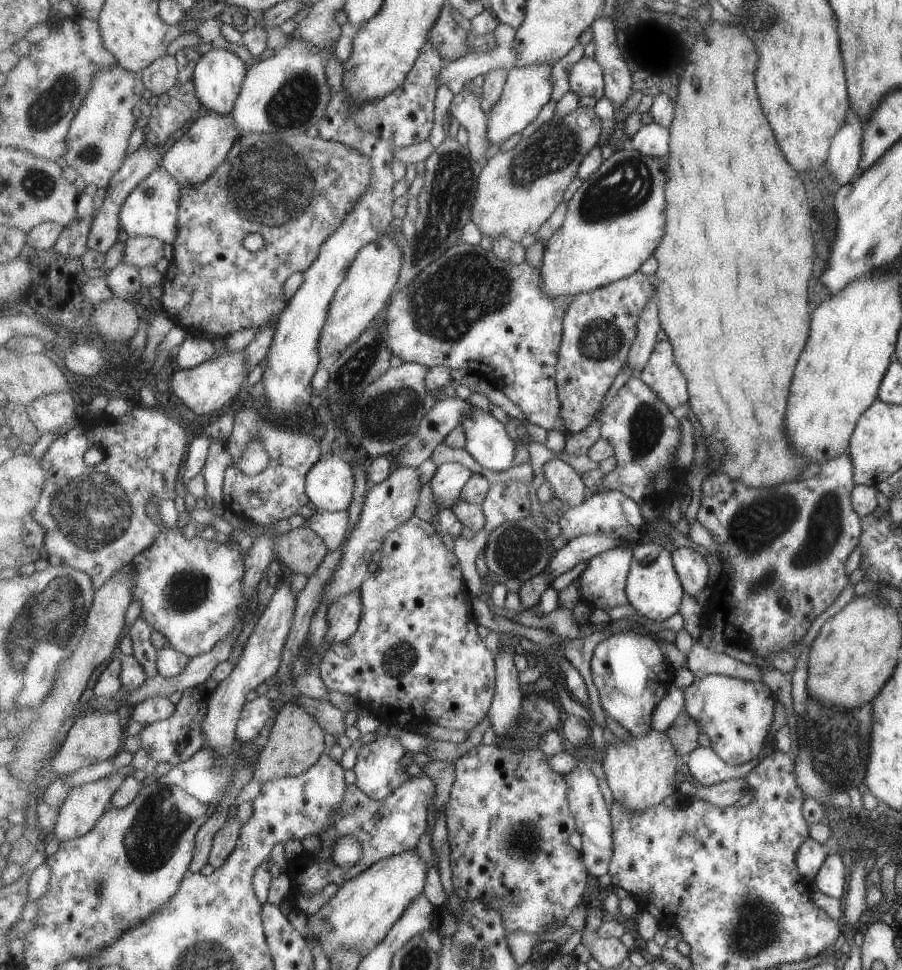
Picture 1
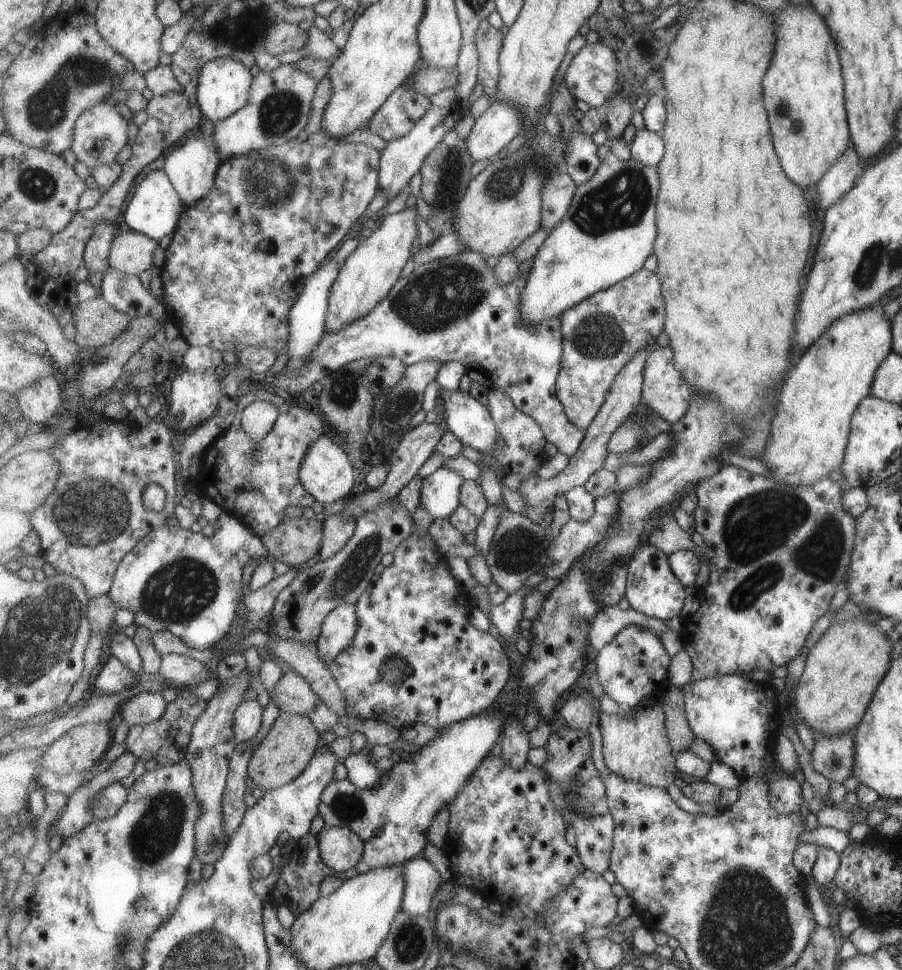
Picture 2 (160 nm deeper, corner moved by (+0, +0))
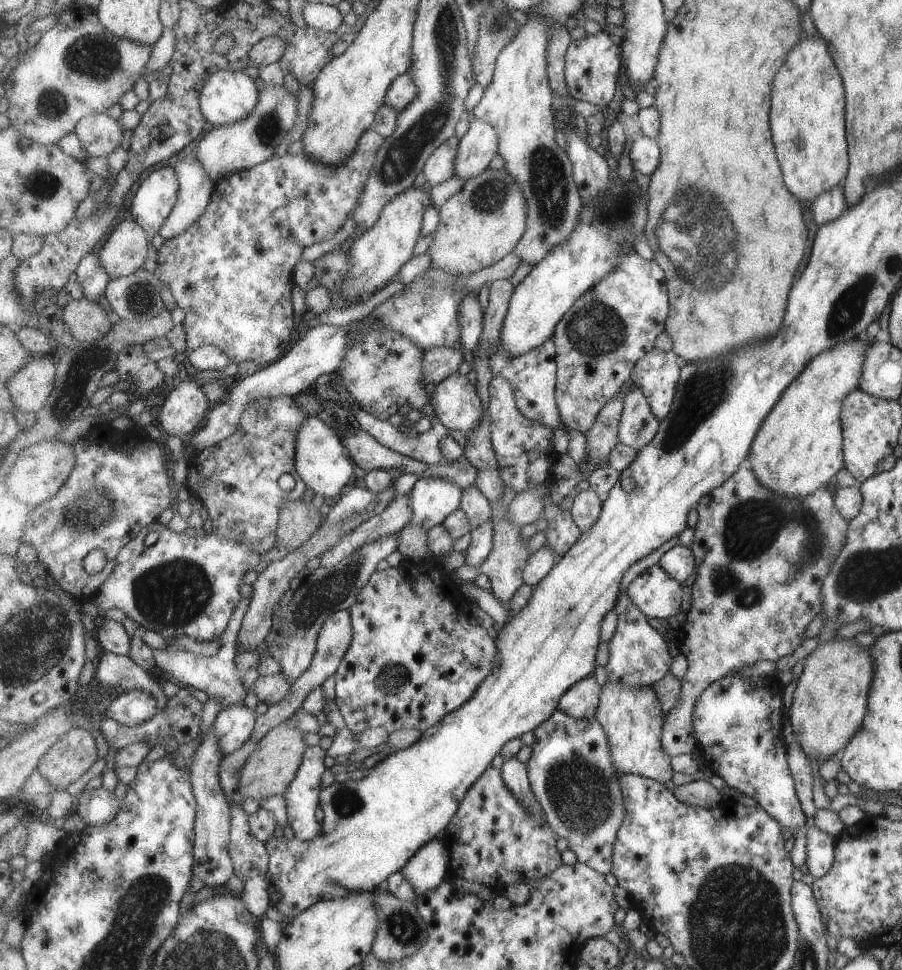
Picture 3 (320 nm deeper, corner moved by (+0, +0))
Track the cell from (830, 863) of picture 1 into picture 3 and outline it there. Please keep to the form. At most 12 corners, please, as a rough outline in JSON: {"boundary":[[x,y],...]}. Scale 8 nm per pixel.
{"boundary":[[815,826],[806,831],[804,866],[819,879],[831,868],[835,838]]}

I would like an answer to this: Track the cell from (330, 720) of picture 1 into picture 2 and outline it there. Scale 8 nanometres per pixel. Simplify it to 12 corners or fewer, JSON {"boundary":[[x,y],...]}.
{"boundary":[[287,671],[270,700],[282,711],[309,715],[321,703],[305,677]]}

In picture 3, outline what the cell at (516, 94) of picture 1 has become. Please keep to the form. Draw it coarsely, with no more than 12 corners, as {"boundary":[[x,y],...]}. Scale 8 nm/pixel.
{"boundary":[[475,118],[461,139],[455,175],[466,182],[499,154],[499,128]]}

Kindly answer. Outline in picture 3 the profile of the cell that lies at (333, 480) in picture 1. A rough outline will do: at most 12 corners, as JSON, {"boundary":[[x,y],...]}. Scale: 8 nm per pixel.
{"boundary":[[315,415],[298,431],[295,463],[325,497],[351,487],[356,465]]}

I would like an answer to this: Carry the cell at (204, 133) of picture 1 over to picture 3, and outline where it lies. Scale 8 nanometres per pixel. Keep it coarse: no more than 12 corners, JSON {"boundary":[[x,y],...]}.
{"boundary":[[194,154],[175,164],[178,204],[159,233],[183,235],[216,188]]}

